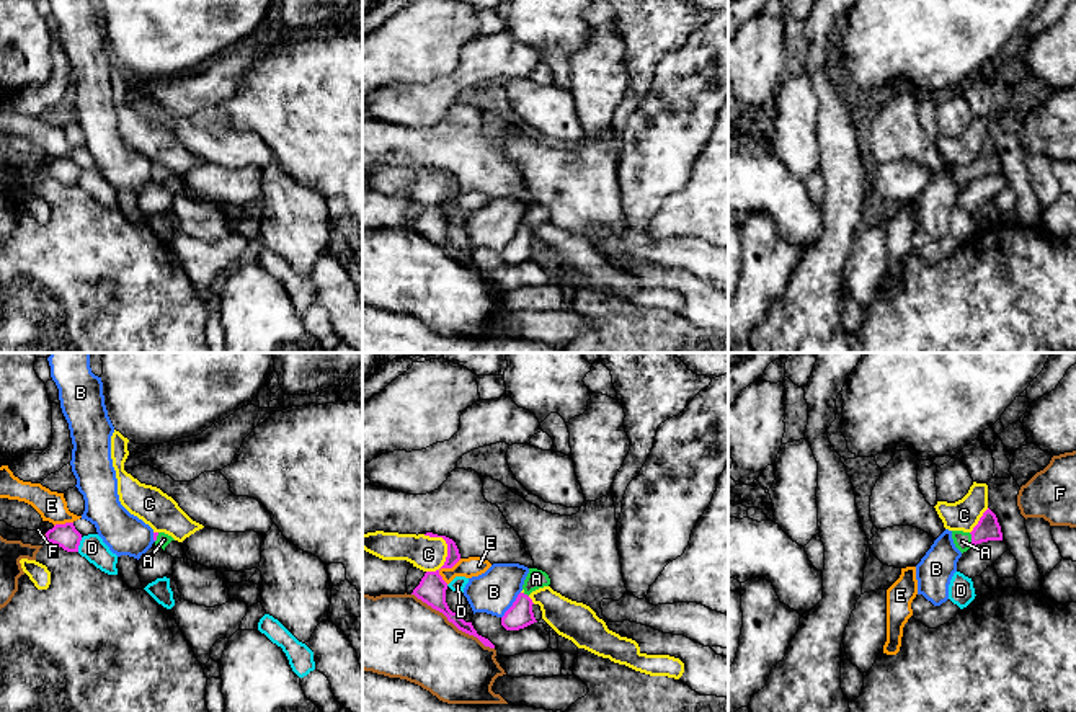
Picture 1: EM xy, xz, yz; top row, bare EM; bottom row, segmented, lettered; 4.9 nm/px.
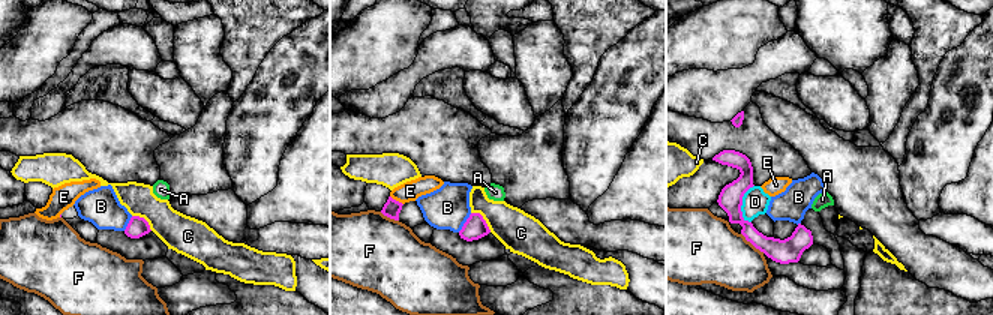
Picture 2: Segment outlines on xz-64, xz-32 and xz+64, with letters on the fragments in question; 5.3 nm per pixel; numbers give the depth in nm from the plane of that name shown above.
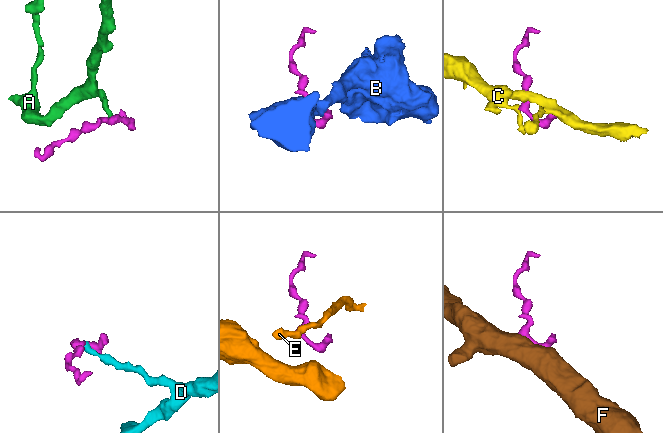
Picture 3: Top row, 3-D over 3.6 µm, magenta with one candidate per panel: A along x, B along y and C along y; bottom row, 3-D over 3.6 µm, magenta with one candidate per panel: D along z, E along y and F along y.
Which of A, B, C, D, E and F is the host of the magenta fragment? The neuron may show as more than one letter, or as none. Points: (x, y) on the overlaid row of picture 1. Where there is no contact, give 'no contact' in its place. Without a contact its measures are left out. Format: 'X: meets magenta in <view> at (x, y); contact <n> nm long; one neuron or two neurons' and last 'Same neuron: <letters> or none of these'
A: meets magenta in yz at (972, 539); contact 70 nm long; two neurons
B: meets magenta in xz at (513, 605); contact 160 nm long; one neuron
C: meets magenta in xz at (446, 559); contact 200 nm long; two neurons
D: meets magenta in xy at (79, 544); contact 80 nm long; two neurons
E: meets magenta in xz at (443, 567); contact 150 nm long; two neurons
F: meets magenta in xz at (453, 622); contact 500 nm long; two neurons
Same neuron: B

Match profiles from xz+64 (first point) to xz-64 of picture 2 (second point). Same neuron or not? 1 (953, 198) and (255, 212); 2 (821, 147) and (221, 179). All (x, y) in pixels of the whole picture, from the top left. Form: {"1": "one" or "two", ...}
{"1": "one", "2": "one"}

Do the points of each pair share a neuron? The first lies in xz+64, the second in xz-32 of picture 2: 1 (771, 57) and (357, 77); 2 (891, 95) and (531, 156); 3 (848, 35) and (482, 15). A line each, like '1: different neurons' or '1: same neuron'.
1: different neurons
2: different neurons
3: same neuron

